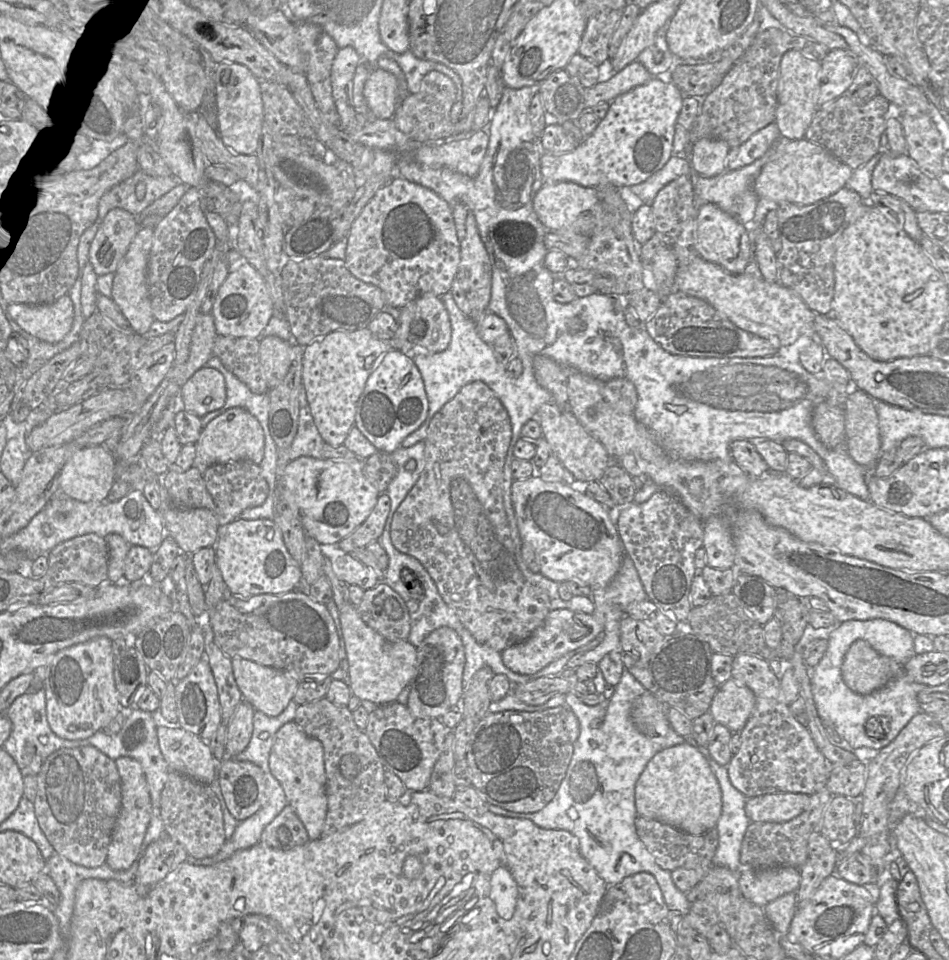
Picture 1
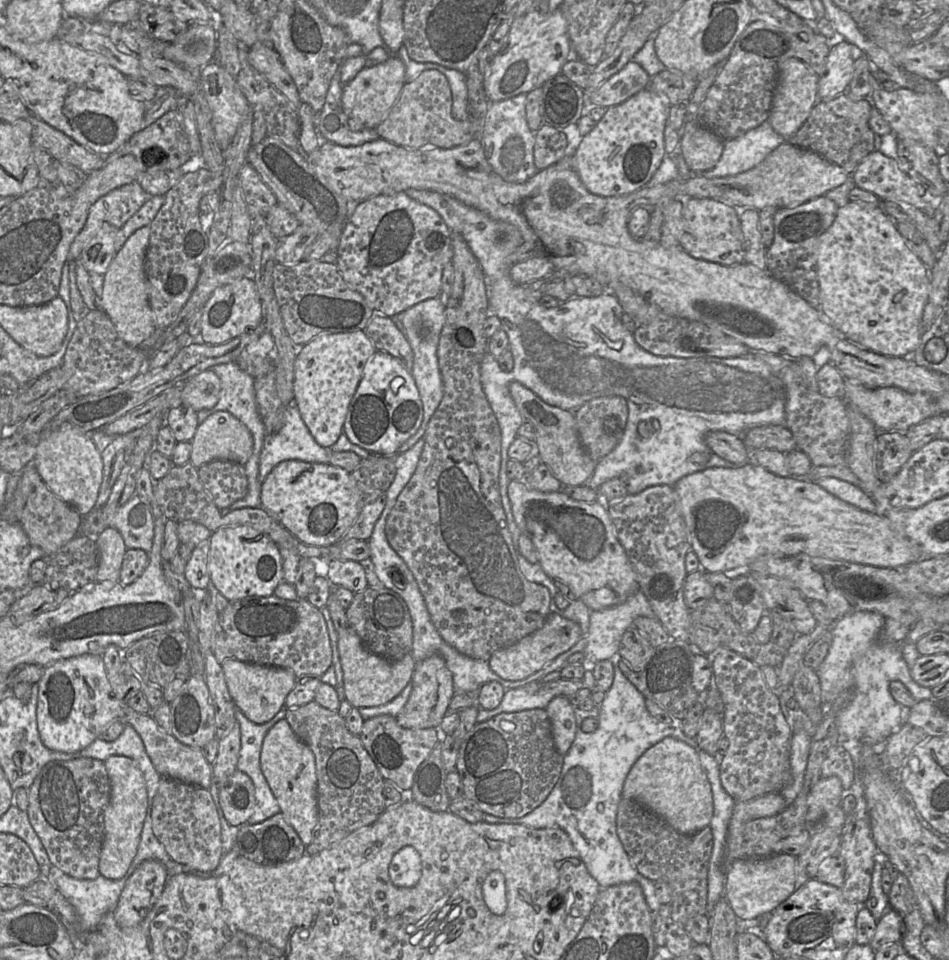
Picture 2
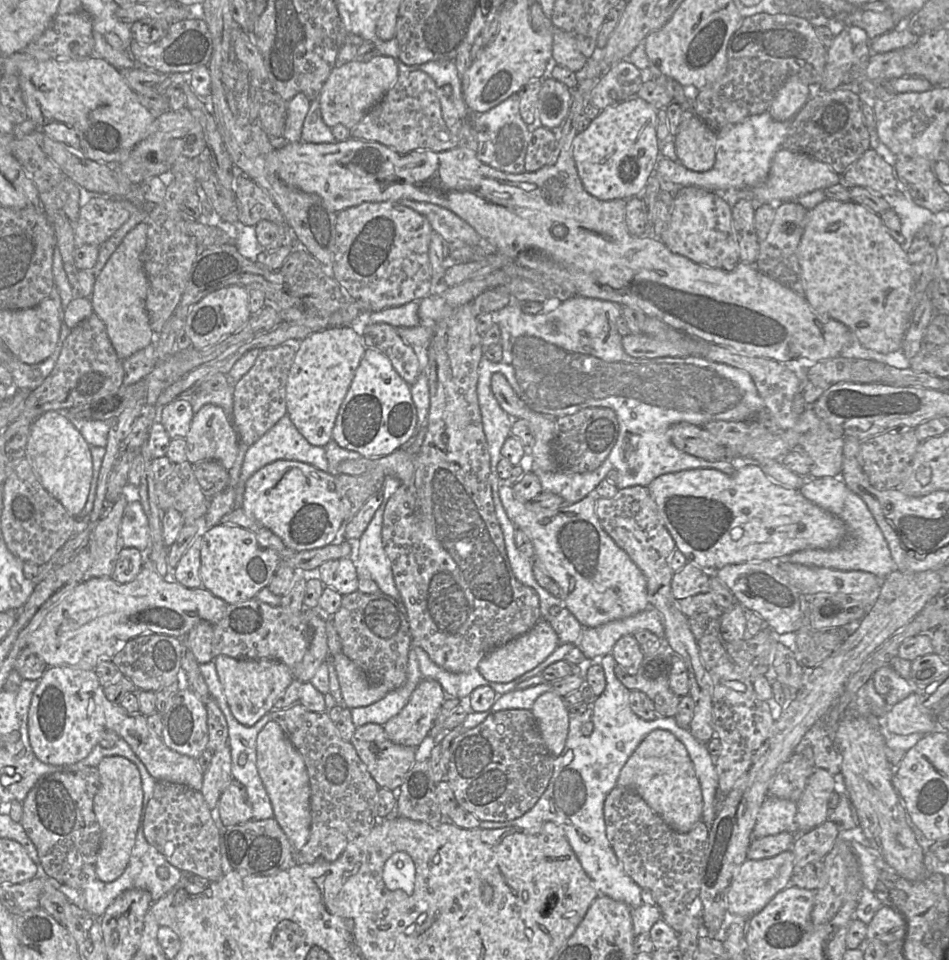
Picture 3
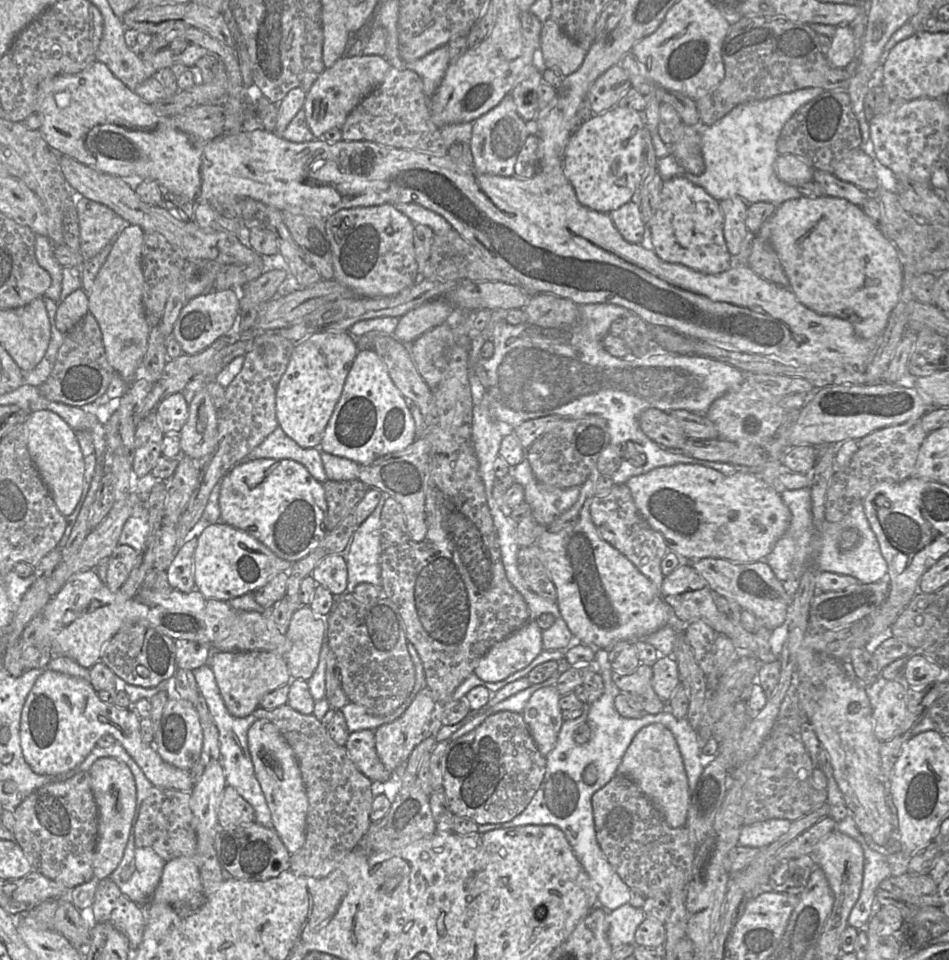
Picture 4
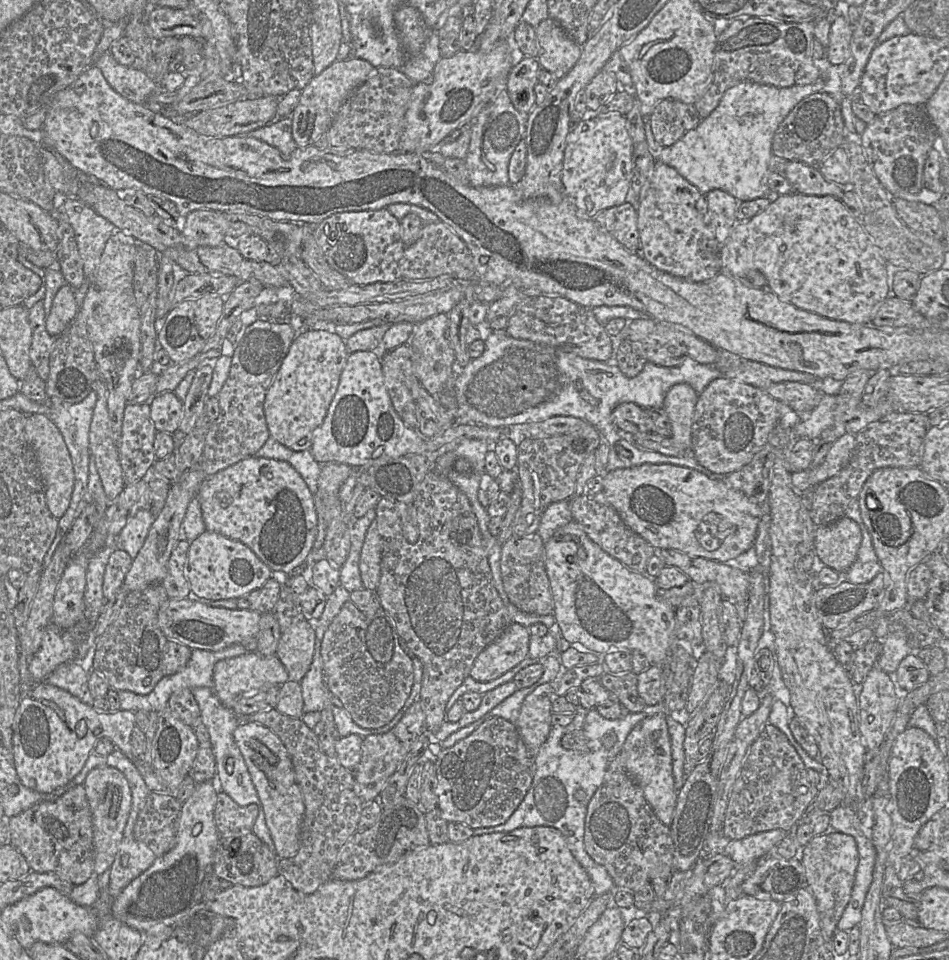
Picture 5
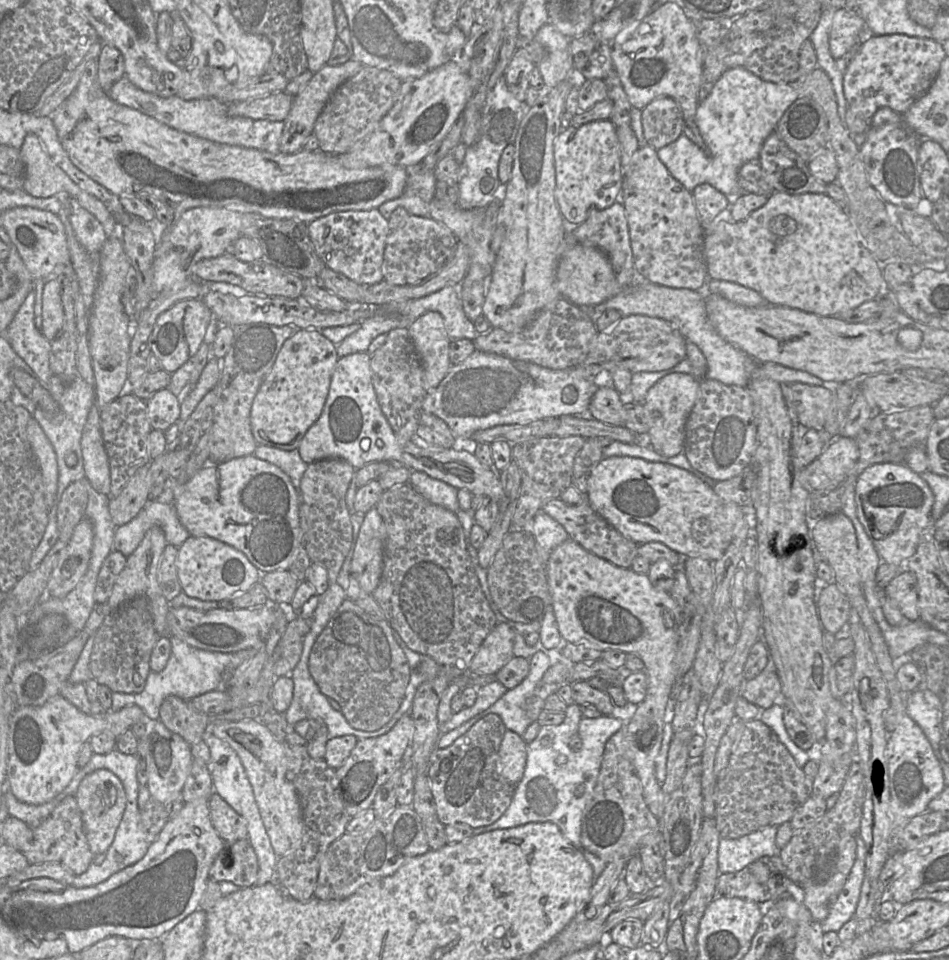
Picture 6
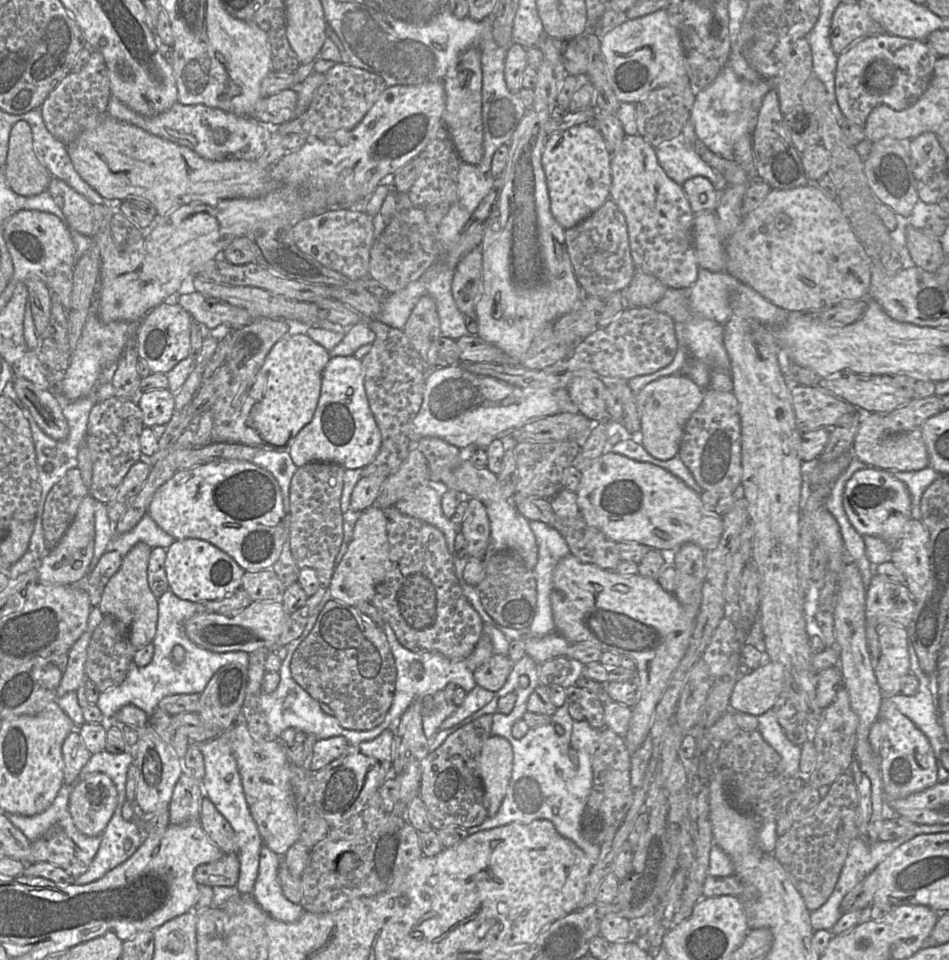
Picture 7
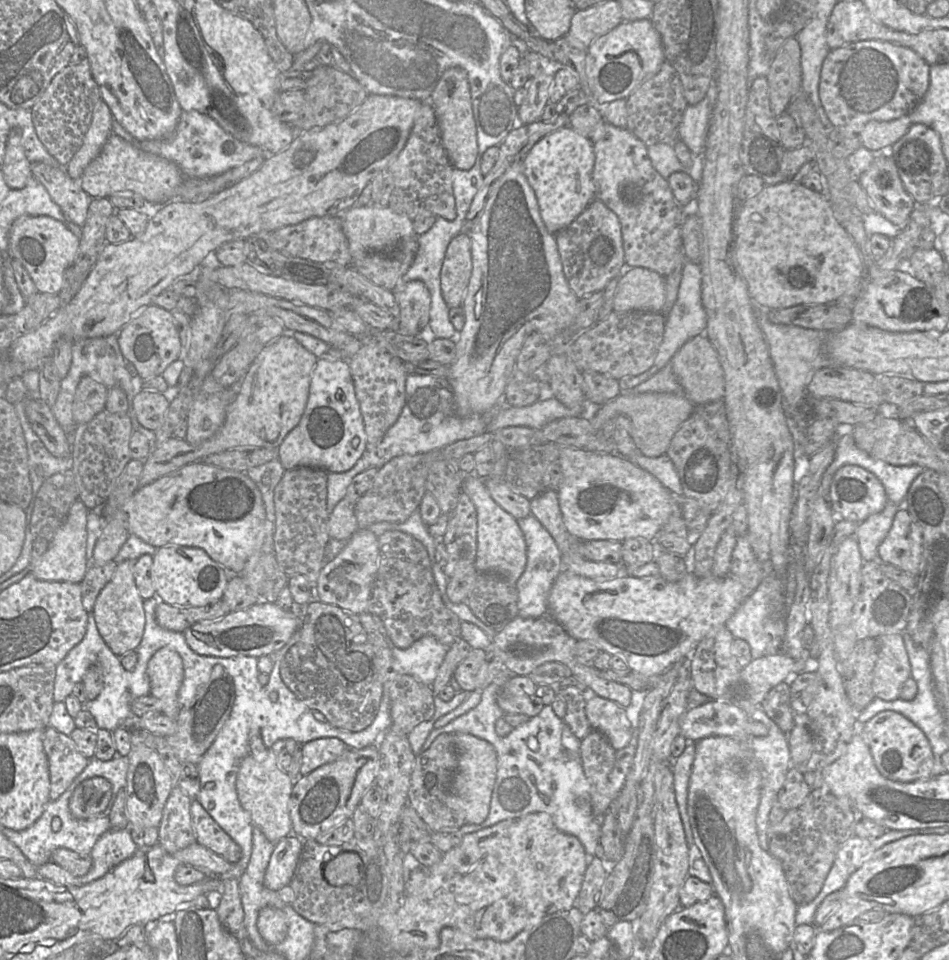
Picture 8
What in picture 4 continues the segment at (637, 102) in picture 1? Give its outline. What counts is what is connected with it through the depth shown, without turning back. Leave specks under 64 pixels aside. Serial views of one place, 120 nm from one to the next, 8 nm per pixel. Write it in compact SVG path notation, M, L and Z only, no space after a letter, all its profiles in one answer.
M615 106L594 114L570 136L565 149L563 173L582 205L608 214L631 201L643 171L645 127L642 111Z

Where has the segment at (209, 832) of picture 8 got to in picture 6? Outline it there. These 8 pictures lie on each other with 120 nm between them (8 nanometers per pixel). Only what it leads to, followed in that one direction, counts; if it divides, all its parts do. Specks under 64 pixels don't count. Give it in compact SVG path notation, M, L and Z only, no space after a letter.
M214 791L208 801L211 823L224 842L248 839L247 820L243 816Z

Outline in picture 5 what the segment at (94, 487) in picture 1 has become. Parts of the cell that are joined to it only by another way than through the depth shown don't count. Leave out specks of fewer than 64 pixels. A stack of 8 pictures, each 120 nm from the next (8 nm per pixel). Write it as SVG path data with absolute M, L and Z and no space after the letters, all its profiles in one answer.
M42 413L27 415L25 433L41 472L47 507L54 517L60 519L70 505L75 483L73 463L63 435L50 417Z

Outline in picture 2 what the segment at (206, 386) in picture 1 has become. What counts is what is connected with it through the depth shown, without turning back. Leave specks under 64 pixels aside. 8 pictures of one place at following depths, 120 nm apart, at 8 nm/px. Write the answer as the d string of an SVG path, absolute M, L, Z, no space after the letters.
M205 370L186 383L182 391L182 402L196 412L212 409L220 398L221 381L212 370Z

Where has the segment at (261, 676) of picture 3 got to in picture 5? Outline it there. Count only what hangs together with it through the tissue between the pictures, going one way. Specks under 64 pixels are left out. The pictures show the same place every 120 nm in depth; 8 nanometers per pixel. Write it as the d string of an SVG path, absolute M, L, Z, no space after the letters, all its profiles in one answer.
M257 652L218 661L213 669L214 691L221 703L229 710L240 695L255 691L265 685L281 685L289 679L289 674L277 655L262 656Z

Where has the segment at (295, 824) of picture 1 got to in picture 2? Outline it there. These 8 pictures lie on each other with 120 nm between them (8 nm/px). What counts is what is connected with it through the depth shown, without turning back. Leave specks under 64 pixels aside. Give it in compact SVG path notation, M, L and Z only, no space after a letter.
M281 812L261 823L240 825L235 843L241 857L266 867L296 860L306 847Z

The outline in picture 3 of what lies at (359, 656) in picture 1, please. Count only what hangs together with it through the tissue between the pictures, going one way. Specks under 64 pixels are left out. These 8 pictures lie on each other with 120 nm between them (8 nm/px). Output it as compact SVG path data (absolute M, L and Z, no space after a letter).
M342 652L331 658L335 666L340 684L341 694L347 708L365 707L371 705L386 696L389 689L385 685L373 685L369 682L365 673Z

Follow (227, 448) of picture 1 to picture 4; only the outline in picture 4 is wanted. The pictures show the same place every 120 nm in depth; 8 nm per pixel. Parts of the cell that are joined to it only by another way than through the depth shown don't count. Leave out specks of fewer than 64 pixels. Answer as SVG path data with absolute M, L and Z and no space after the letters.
M204 386L190 402L188 419L179 433L183 455L200 459L214 452L218 442L217 417L218 410Z

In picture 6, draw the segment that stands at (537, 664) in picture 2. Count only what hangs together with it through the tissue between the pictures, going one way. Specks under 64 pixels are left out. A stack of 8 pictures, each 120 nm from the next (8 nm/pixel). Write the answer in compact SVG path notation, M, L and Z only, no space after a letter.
M498 623L471 660L469 673L475 676L495 675L514 657L515 635L515 630L508 624Z

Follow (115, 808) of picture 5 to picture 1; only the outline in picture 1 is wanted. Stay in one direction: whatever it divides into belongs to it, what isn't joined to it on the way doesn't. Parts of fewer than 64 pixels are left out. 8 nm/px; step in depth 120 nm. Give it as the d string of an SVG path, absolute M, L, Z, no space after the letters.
M130 757L115 761L121 779L122 805L108 848L106 864L113 870L124 871L137 859L151 818L151 799L141 764Z

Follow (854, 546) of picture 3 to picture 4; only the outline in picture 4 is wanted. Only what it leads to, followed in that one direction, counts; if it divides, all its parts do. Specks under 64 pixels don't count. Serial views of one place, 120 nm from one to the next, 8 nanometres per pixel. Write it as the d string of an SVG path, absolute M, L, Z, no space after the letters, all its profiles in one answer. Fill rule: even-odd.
M809 487L797 490L781 489L779 492L791 512L791 522L785 534L777 540L764 561L772 568L781 582L798 583L802 573L810 565L820 572L828 571L852 576L862 584L874 583L887 577L887 563L865 515L862 502L855 505L840 522L829 522L823 519L815 524ZM848 528L858 531L860 542L854 549L842 552L838 547L838 541L841 532Z

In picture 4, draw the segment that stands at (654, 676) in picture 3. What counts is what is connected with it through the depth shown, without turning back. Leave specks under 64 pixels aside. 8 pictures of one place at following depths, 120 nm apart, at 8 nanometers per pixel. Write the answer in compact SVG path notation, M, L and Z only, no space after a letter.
M640 664L637 669L629 674L622 675L612 669L611 678L621 692L635 696L647 714L658 714L667 708L652 687L652 666Z

